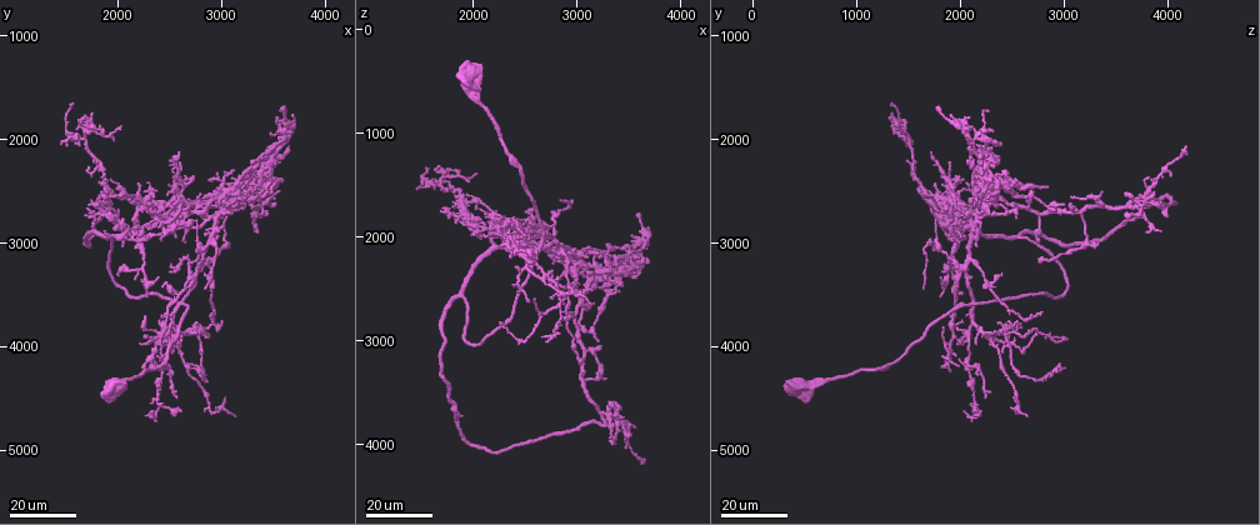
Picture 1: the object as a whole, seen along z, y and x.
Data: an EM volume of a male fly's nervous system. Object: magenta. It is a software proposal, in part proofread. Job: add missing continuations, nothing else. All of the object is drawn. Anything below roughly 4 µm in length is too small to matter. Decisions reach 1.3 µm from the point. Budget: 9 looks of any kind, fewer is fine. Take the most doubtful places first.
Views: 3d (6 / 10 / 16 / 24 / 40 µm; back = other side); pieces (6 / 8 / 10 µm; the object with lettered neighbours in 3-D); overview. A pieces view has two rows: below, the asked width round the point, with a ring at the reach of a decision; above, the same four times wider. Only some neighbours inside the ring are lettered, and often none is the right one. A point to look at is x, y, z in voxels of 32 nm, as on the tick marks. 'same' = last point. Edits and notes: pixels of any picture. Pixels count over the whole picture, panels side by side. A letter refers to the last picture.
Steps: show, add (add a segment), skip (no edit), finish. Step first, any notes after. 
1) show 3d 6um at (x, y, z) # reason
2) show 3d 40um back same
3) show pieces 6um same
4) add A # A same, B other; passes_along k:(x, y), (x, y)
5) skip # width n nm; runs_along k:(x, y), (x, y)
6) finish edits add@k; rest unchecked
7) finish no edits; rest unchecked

show 3d 16um at (2540, 3500, 2020)

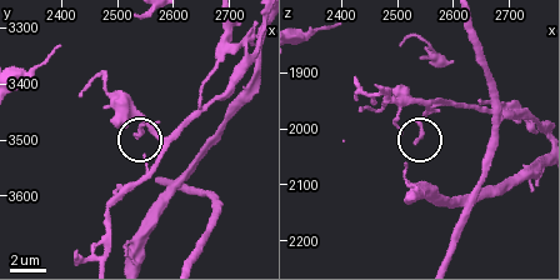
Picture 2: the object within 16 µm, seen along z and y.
show pieces 10um same # see the neighbours

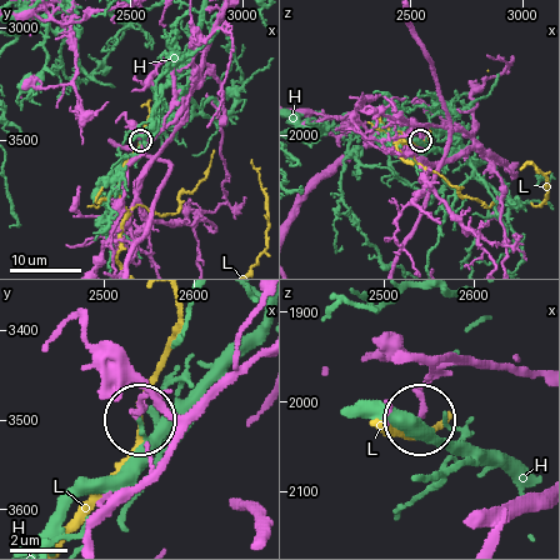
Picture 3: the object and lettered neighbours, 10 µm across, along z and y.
skip # width 210 nm; H other, L other; no lettered segment goes on from it

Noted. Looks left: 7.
show 3d 24um at (3340, 2920, 3780)

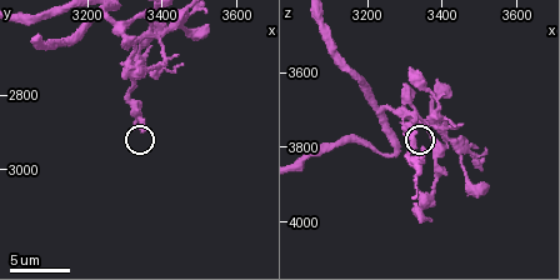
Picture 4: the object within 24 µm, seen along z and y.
show pieces 6um at (3350, 2900, 3810)

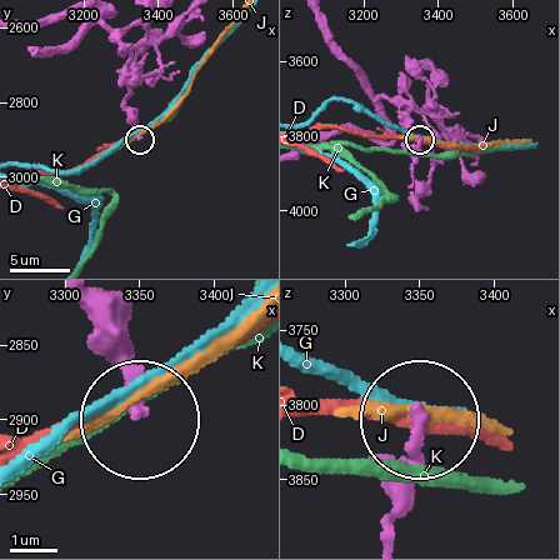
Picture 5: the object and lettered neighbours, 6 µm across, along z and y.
skip # width 220 nm; D other, G other, J other, K other; runs_along 5:(91, 309), (95, 345), (135, 413); none of them fits

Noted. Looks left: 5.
show 3d 24um at (3580, 2200, 2340) # free end

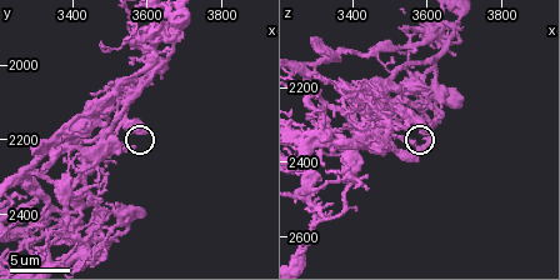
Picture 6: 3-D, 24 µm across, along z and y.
show pieces 8um at (3570, 2230, 2350)

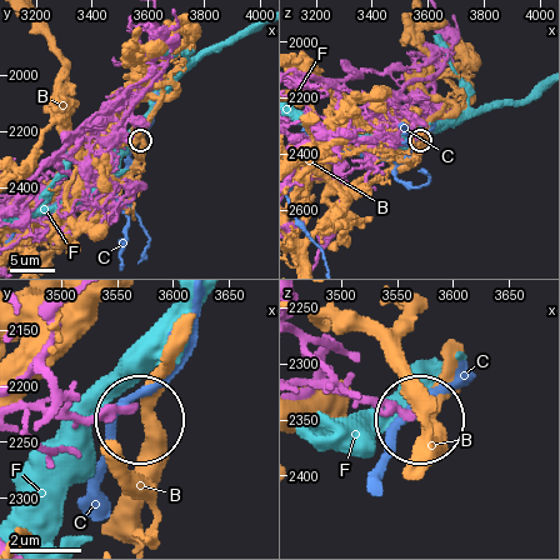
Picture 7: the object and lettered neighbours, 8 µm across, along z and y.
skip # width 220 nm; B other, C other, F other; none of them fits

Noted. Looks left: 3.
show pieces 10um at (3490, 2330, 2210) # an open end

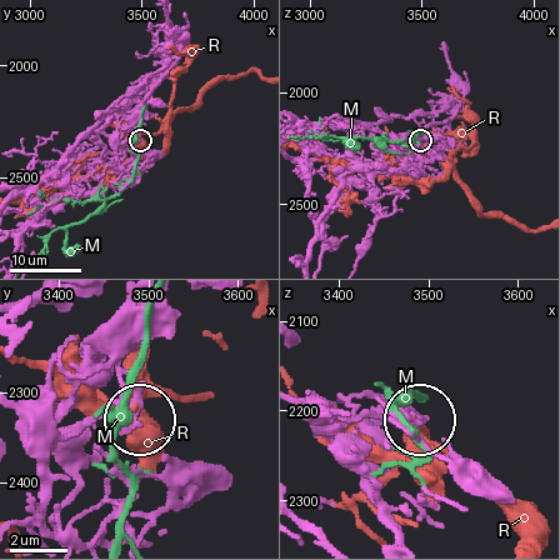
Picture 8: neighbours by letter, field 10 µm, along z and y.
skip # width 250 nm; M other, R other; no lettered segment goes on from it

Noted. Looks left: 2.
finish no edits; rest unchecked

